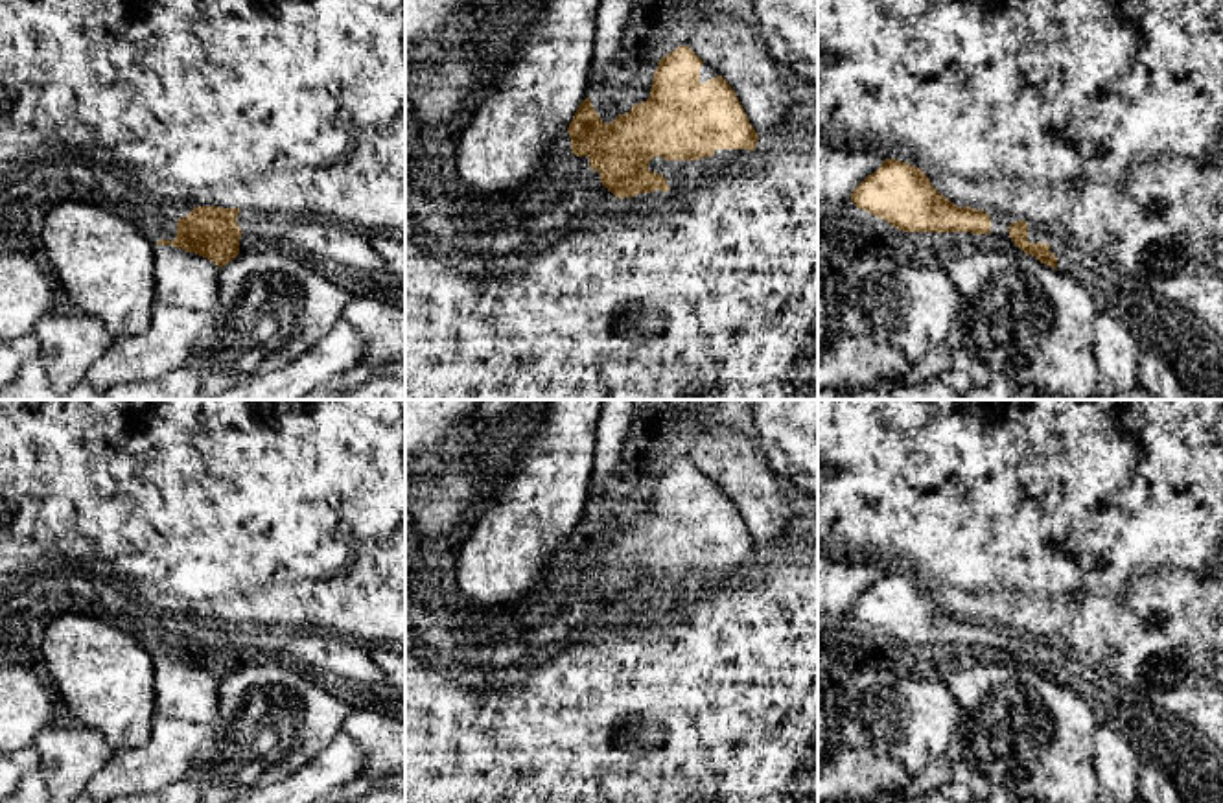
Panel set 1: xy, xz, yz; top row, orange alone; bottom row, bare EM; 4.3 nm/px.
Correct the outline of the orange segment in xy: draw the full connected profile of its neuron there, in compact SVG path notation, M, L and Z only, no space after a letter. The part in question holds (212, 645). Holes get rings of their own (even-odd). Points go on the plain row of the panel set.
M195 619L177 634L173 654L160 652L155 658L173 658L214 674L219 681L239 667L278 663L295 669L313 683L344 700L352 709L374 709L398 715L403 692L389 683L385 672L372 659L368 648L335 634L320 634L309 628L260 626L247 621Z

